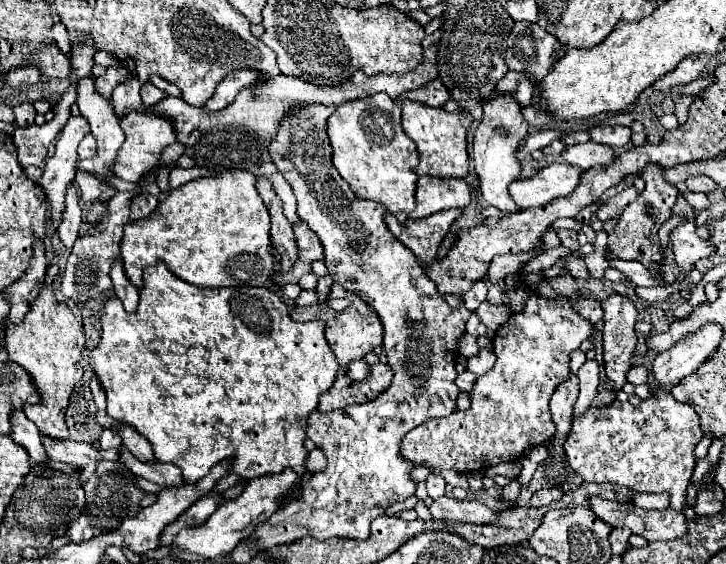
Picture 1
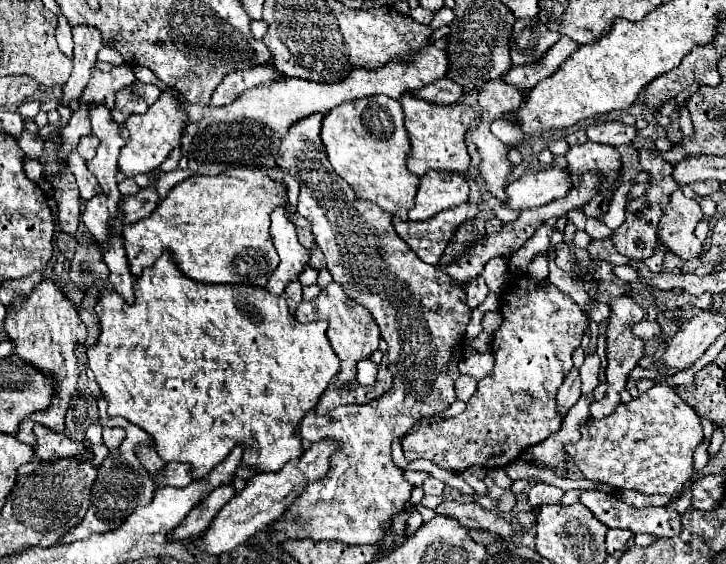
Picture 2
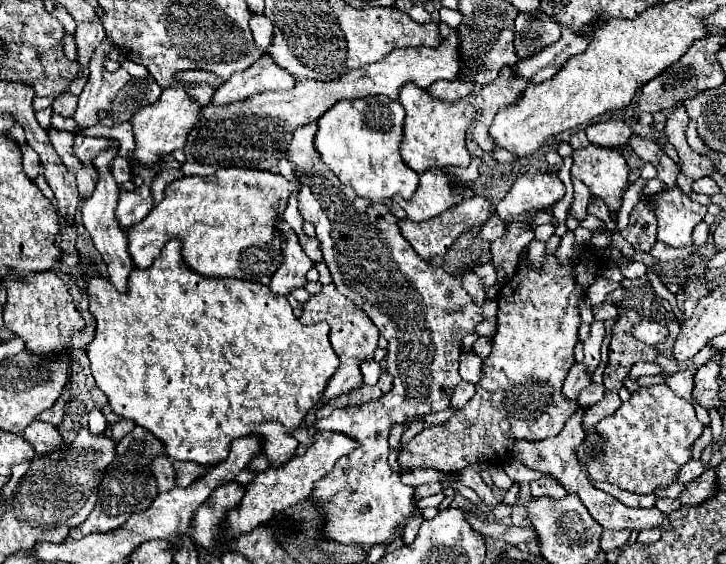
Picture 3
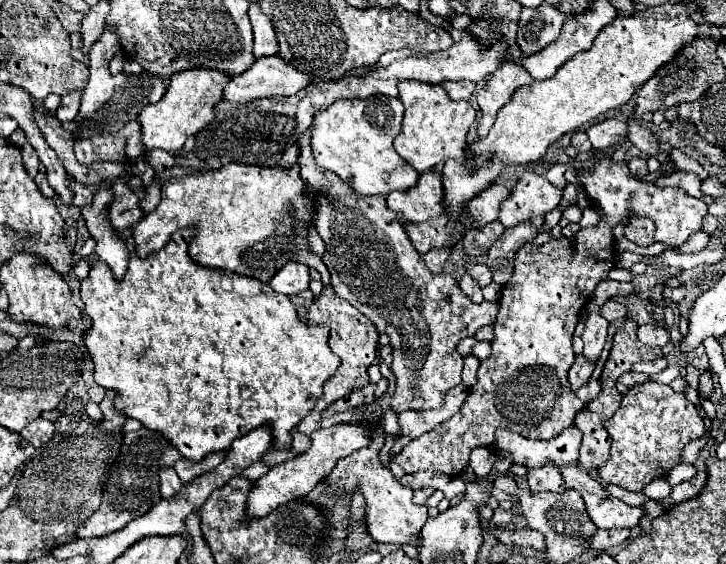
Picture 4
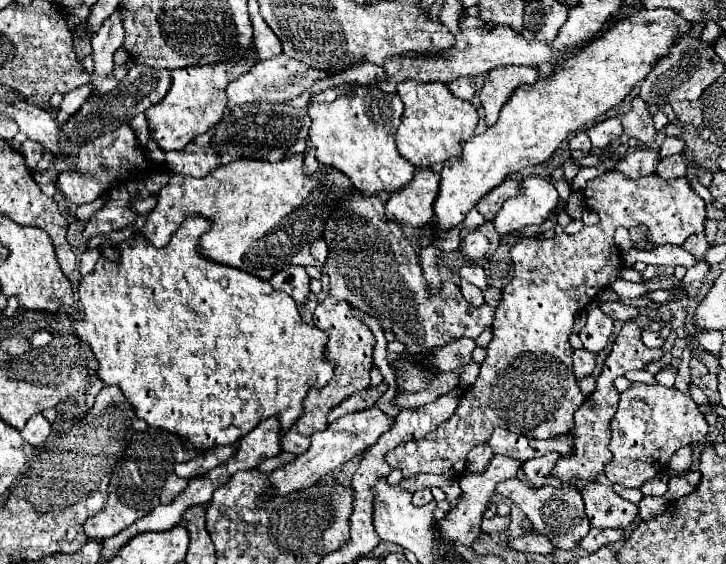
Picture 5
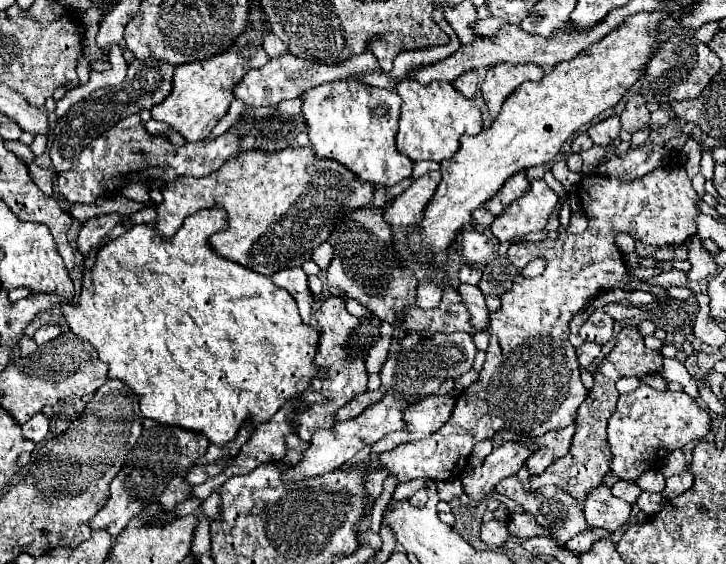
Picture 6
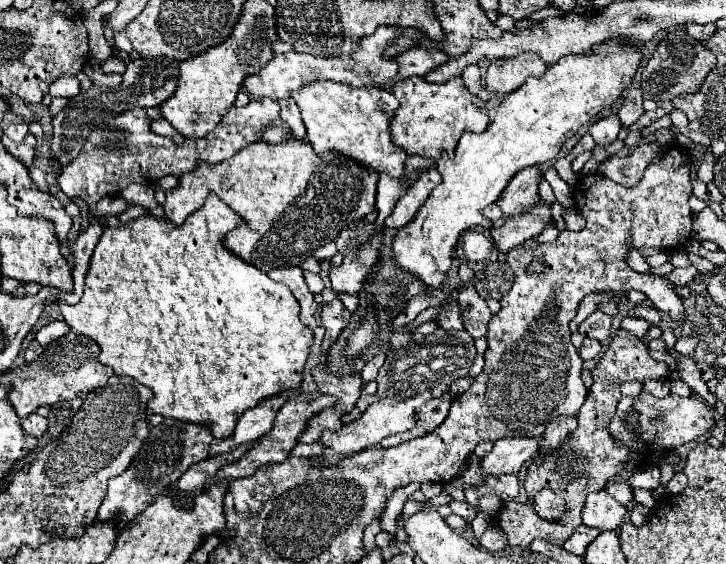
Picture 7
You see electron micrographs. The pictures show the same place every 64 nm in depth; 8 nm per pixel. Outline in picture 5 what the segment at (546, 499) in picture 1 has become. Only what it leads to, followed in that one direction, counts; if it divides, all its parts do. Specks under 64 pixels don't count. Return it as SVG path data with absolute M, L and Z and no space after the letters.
M558 454L554 456L544 456L544 458L536 458L536 460L528 460L522 464L522 470L526 474L526 480L534 486L534 488L542 488L542 486L562 486L558 482L558 478L554 478L550 472L554 468L554 464L558 462Z

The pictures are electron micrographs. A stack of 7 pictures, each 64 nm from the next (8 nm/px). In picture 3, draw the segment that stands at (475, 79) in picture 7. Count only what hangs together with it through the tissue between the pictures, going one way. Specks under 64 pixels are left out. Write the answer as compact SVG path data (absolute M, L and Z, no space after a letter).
M438 80L428 88L428 94L434 94L438 100L446 102L458 102L466 98L472 92L472 82L460 82L460 80Z

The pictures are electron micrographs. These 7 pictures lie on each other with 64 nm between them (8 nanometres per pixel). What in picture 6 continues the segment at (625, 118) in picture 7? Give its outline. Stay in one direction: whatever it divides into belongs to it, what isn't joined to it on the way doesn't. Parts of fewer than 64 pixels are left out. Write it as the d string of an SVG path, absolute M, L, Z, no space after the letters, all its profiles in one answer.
M630 96L626 102L626 108L620 116L622 128L630 134L638 132L638 130L648 130L648 120L650 120L650 112L642 100L642 96Z

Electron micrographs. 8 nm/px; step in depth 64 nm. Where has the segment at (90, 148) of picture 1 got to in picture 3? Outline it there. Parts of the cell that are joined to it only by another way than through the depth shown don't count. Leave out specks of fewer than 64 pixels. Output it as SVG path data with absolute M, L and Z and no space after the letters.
M78 134L76 136L76 142L74 142L74 152L80 160L84 162L92 162L94 156L100 152L100 150L106 150L108 146L112 146L110 140L106 138L90 138L90 136L82 136Z

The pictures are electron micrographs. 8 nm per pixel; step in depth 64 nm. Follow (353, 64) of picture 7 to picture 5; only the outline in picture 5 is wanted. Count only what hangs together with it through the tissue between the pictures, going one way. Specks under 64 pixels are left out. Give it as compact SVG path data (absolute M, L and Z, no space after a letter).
M278 54L278 56L272 56L268 60L256 62L246 74L232 80L226 88L226 94L228 94L228 100L234 104L286 102L286 100L292 100L292 98L300 96L302 92L306 92L316 80L322 80L322 78L326 78L326 72L314 70L298 60L292 60L292 58L286 58L284 54Z

